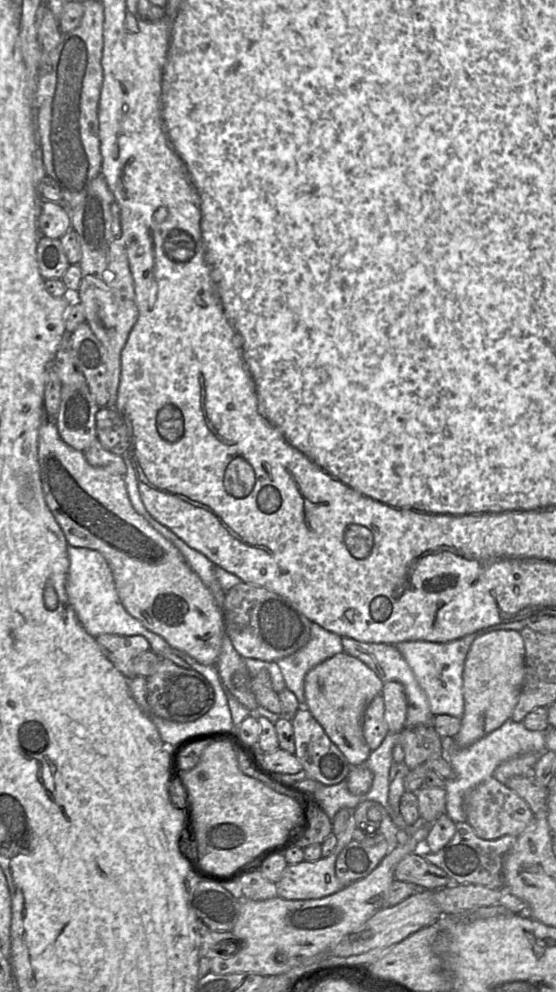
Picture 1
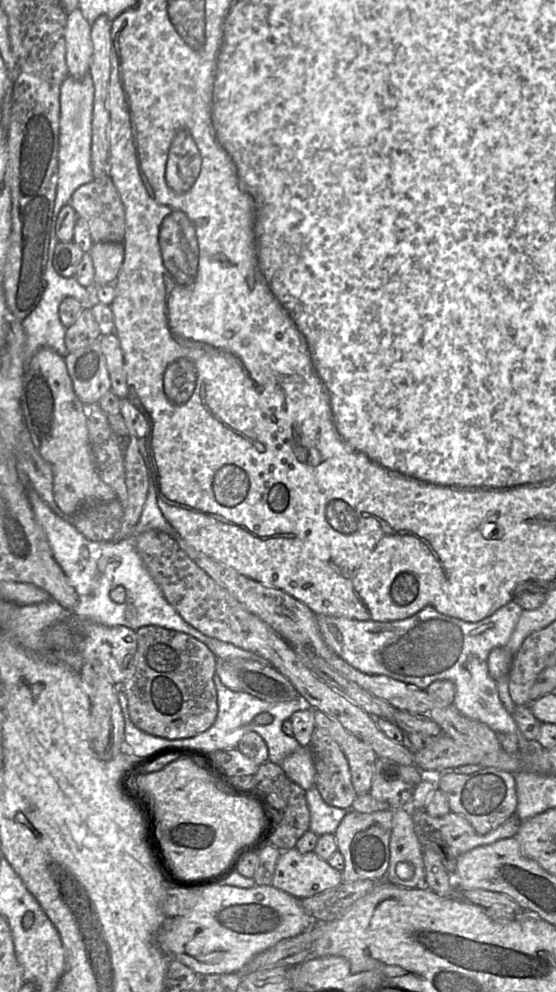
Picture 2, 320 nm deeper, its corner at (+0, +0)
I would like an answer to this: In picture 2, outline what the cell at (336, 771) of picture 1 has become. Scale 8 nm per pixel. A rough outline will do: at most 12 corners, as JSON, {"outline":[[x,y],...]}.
{"outline":[[315,726],[308,747],[315,786],[331,806],[358,795],[339,744]]}

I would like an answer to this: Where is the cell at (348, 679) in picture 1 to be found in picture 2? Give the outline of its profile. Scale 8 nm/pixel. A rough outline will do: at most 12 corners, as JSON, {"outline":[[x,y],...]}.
{"outline":[[282,851],[272,886],[297,899],[342,873],[314,851]]}

